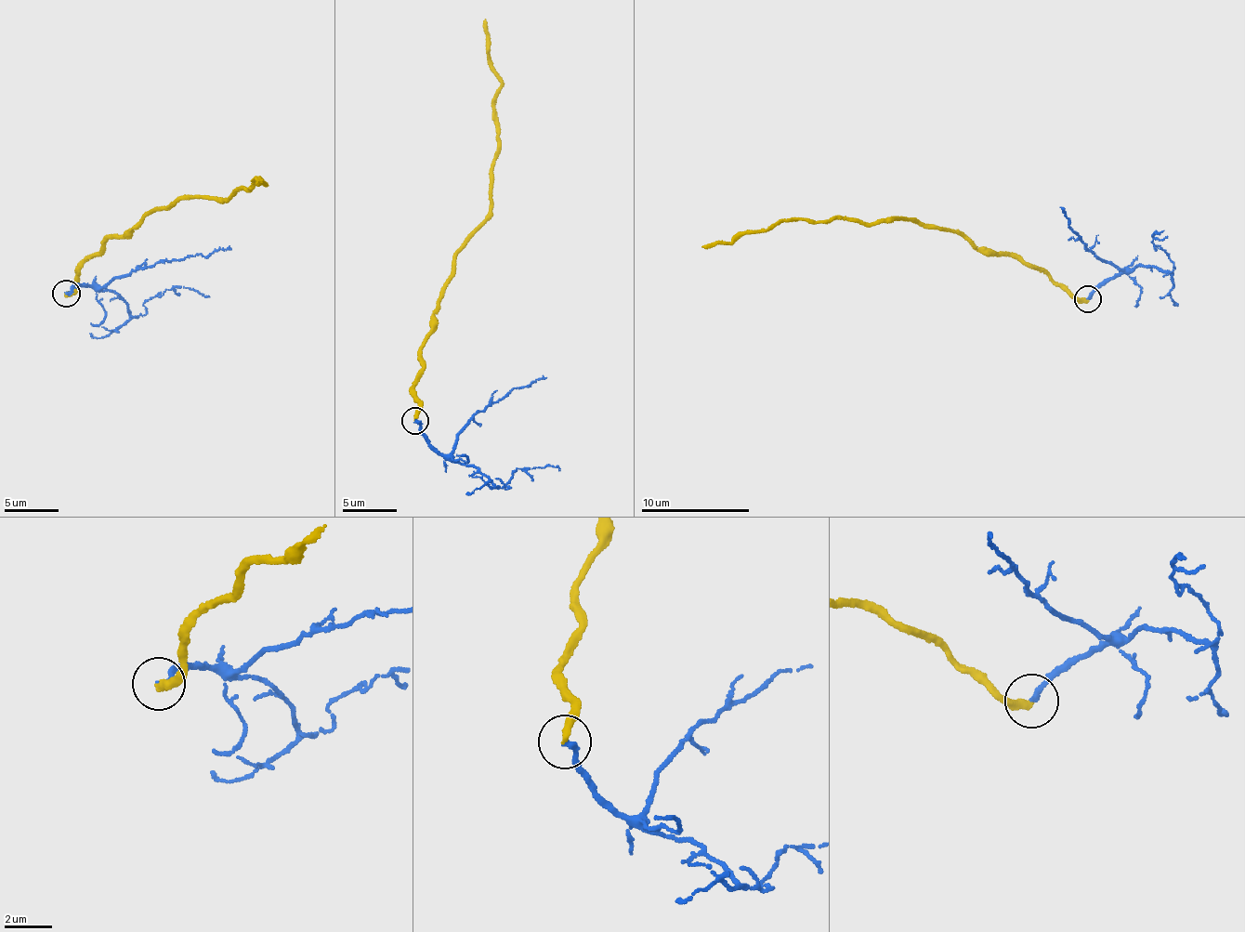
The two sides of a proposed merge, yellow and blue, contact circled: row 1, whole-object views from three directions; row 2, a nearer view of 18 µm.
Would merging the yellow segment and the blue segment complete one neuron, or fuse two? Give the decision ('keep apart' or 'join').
keep apart

